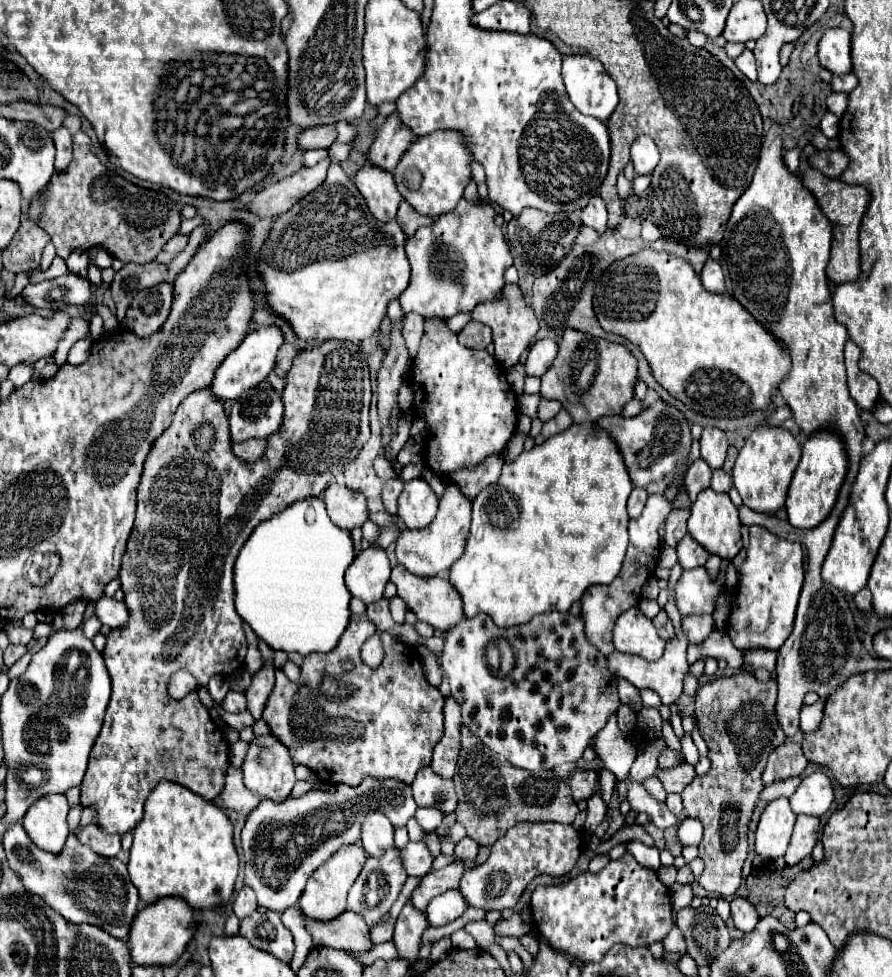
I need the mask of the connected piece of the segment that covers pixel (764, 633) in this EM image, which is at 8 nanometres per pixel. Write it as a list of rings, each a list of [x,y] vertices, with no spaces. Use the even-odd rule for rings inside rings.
[[[761,525],[749,527],[747,559],[739,571],[739,591],[727,627],[733,645],[741,651],[755,647],[777,651],[791,633],[801,585],[803,585],[801,545],[769,533]]]

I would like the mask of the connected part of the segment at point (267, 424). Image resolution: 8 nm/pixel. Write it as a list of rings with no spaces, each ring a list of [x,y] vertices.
[[[263,381],[257,387],[245,391],[233,405],[229,425],[231,441],[247,441],[251,437],[269,437],[275,433],[283,419],[281,395]]]

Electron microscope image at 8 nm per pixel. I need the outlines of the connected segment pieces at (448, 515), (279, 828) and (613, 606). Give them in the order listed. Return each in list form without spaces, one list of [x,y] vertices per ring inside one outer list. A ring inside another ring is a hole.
[[[449,483],[441,501],[439,501],[439,511],[437,517],[433,519],[431,525],[425,529],[405,529],[399,539],[395,541],[395,553],[399,565],[403,565],[407,571],[419,575],[419,577],[433,577],[433,575],[447,575],[451,565],[463,555],[463,547],[467,545],[467,533],[471,525],[471,505],[473,501],[463,495],[463,491],[455,485]]]
[[[365,777],[357,787],[351,785],[333,785],[329,791],[311,789],[305,795],[293,799],[287,797],[283,803],[273,803],[261,799],[261,805],[247,815],[241,839],[243,839],[243,855],[245,855],[245,885],[257,893],[257,903],[271,911],[285,911],[297,903],[299,895],[305,889],[307,877],[325,863],[337,849],[343,845],[351,845],[359,841],[359,829],[363,823],[363,809],[383,809],[393,827],[405,827],[409,819],[415,817],[417,805],[411,795],[411,785],[395,779],[371,779]]]
[[[681,489],[673,501],[665,499],[665,495],[651,495],[641,517],[629,521],[629,549],[625,555],[625,563],[621,567],[621,573],[617,579],[609,585],[591,585],[583,597],[581,597],[581,617],[585,621],[585,637],[595,645],[603,655],[609,655],[615,651],[613,641],[611,641],[611,631],[617,621],[617,617],[627,611],[629,607],[635,607],[639,603],[641,587],[645,581],[655,573],[657,567],[657,557],[661,553],[661,539],[659,539],[659,527],[667,519],[667,513],[673,509],[691,509],[691,501],[687,501],[687,491]]]

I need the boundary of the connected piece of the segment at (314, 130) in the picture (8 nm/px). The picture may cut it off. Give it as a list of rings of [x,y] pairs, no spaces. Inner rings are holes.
[[[321,125],[321,127],[311,127],[303,131],[297,139],[297,147],[301,151],[309,149],[325,149],[335,143],[335,127],[333,125]]]

